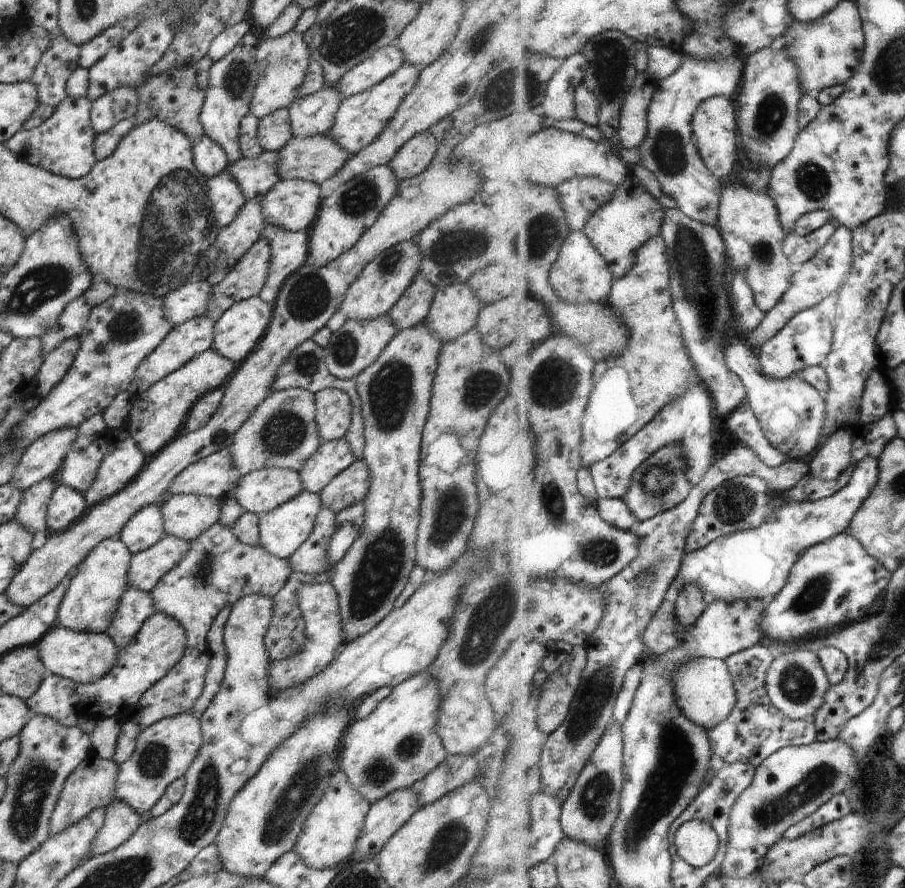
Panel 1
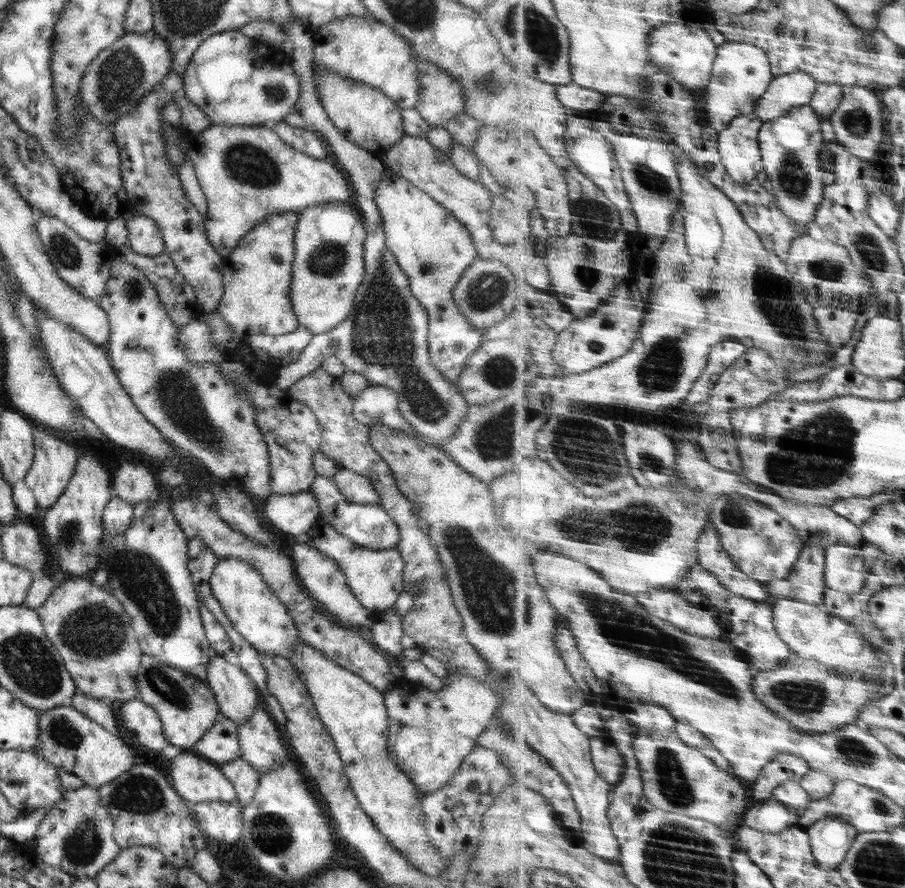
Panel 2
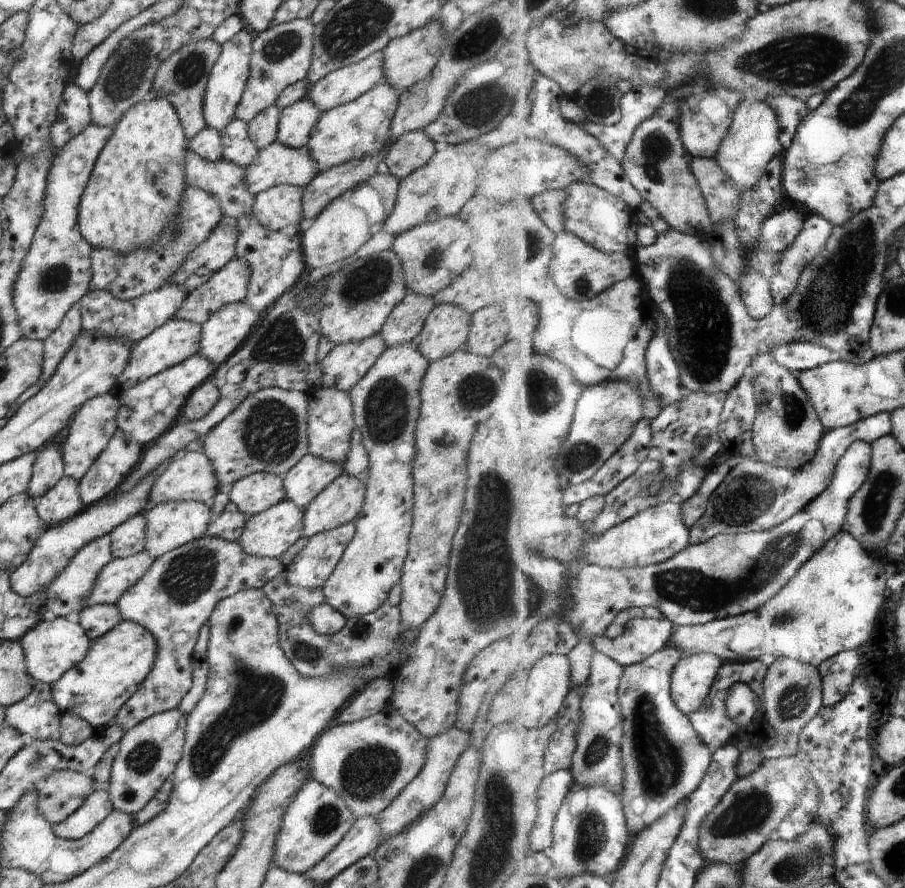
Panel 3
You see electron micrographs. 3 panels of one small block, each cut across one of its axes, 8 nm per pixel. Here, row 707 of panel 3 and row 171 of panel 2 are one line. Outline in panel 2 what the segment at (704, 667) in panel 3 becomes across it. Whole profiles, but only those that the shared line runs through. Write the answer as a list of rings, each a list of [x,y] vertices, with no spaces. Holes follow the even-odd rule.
[[[675,141],[671,143],[671,150],[677,154],[677,173],[681,176],[681,190],[683,195],[681,195],[681,203],[679,203],[679,211],[673,215],[673,224],[671,227],[671,231],[669,231],[669,235],[665,238],[665,242],[663,242],[663,246],[655,253],[654,266],[655,266],[655,274],[653,274],[653,288],[651,288],[651,294],[649,294],[649,308],[645,313],[645,318],[643,319],[643,326],[639,327],[639,333],[637,333],[637,338],[633,341],[633,347],[629,349],[629,352],[625,353],[625,356],[621,356],[619,360],[613,360],[613,362],[609,362],[609,364],[605,364],[605,366],[601,366],[601,368],[595,368],[593,372],[585,372],[585,374],[579,374],[579,376],[569,376],[569,377],[561,377],[555,376],[555,378],[543,378],[543,376],[539,379],[536,379],[531,388],[529,388],[529,394],[531,396],[521,396],[521,400],[517,400],[517,396],[514,396],[515,400],[511,402],[511,396],[502,397],[501,399],[495,400],[494,402],[485,404],[485,405],[477,405],[477,404],[466,404],[466,414],[464,419],[461,420],[461,424],[457,428],[457,433],[445,443],[440,443],[439,445],[435,445],[426,439],[423,439],[421,436],[415,434],[412,430],[410,424],[403,418],[403,416],[399,415],[396,395],[389,389],[384,387],[368,387],[364,390],[361,390],[352,400],[352,414],[355,417],[355,420],[361,424],[366,424],[367,427],[383,425],[391,428],[392,430],[399,430],[404,434],[408,434],[408,436],[414,436],[414,438],[421,439],[421,444],[428,444],[428,446],[434,446],[435,448],[441,449],[441,451],[445,451],[445,455],[449,457],[457,466],[461,467],[465,472],[471,474],[477,478],[477,480],[481,480],[481,482],[488,483],[489,481],[497,478],[499,475],[502,475],[507,469],[511,468],[511,465],[515,461],[519,461],[519,459],[527,458],[535,458],[538,456],[537,454],[537,444],[535,440],[535,434],[541,430],[541,426],[549,420],[549,416],[553,416],[555,414],[569,414],[569,412],[573,412],[575,408],[583,408],[585,404],[633,404],[633,406],[641,406],[643,410],[647,410],[647,408],[651,408],[651,410],[666,410],[665,406],[673,406],[672,410],[677,409],[679,407],[683,407],[685,400],[692,394],[692,388],[697,383],[697,380],[700,380],[700,377],[706,372],[708,368],[708,356],[717,344],[721,344],[725,342],[725,340],[731,340],[731,338],[737,338],[739,342],[743,342],[748,349],[752,348],[761,348],[769,351],[773,357],[775,357],[775,361],[778,364],[788,364],[789,361],[792,362],[790,366],[790,370],[794,369],[804,369],[806,367],[817,367],[828,361],[834,354],[836,350],[833,350],[831,346],[829,346],[829,342],[823,338],[823,334],[821,334],[821,330],[819,330],[819,322],[817,322],[817,318],[815,318],[815,309],[811,304],[809,304],[806,300],[805,290],[803,285],[799,284],[798,280],[795,280],[795,277],[789,272],[788,265],[786,262],[775,252],[769,250],[763,241],[761,241],[761,237],[753,230],[745,220],[743,213],[741,213],[740,208],[737,206],[737,203],[727,195],[727,193],[723,192],[717,185],[713,184],[713,181],[707,179],[707,176],[702,173],[700,170],[700,166],[698,166],[695,161],[693,161],[693,157],[691,157],[691,153],[689,151],[685,151],[685,149],[679,149],[677,145],[675,145]],[[523,398],[527,398],[529,402],[525,404],[523,402]]]

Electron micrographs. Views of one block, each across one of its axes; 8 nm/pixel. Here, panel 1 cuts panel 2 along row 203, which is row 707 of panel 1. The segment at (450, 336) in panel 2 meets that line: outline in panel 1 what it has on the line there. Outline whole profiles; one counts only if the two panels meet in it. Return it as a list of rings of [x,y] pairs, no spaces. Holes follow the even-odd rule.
[[[424,671],[396,684],[367,718],[350,722],[347,725],[339,743],[337,769],[347,776],[349,784],[355,788],[355,792],[361,798],[367,800],[367,803],[375,802],[389,795],[389,792],[393,790],[418,785],[422,778],[425,778],[431,770],[435,770],[445,760],[445,749],[435,732],[439,700],[441,698],[437,694],[437,680],[433,680]]]

